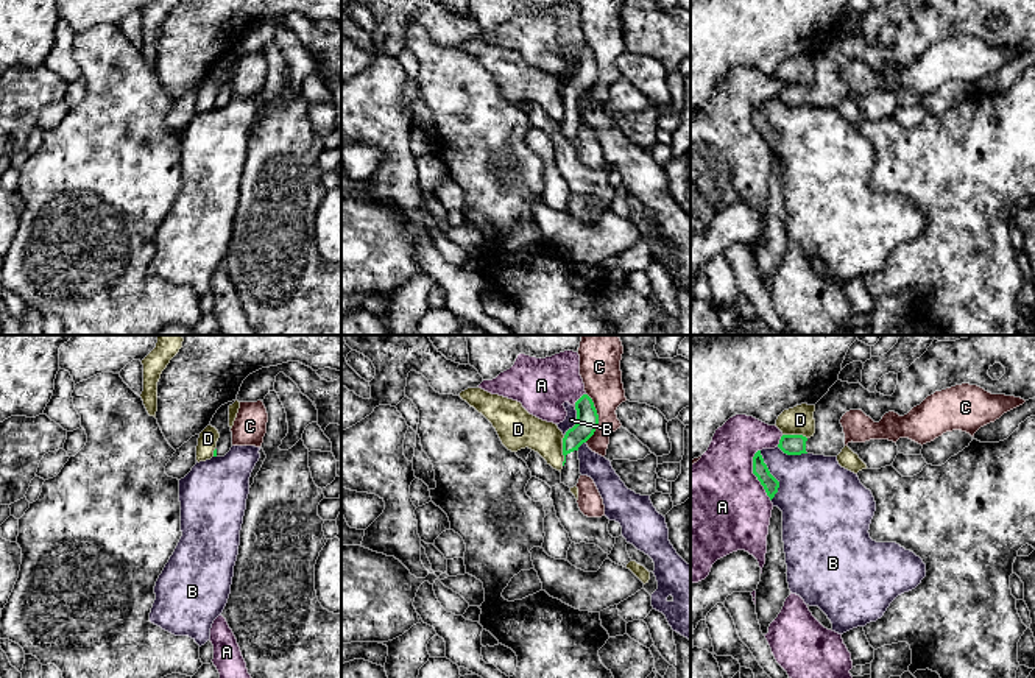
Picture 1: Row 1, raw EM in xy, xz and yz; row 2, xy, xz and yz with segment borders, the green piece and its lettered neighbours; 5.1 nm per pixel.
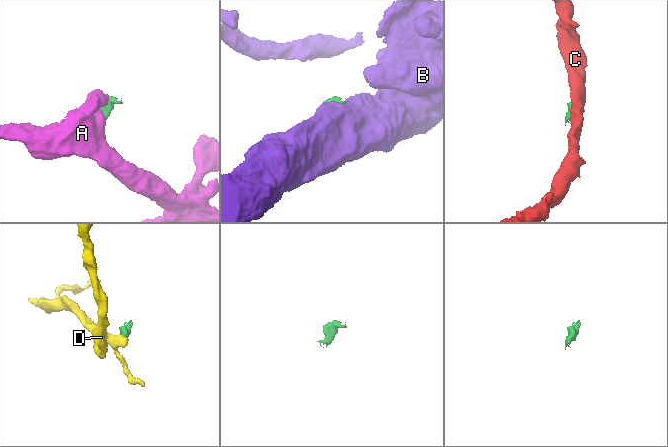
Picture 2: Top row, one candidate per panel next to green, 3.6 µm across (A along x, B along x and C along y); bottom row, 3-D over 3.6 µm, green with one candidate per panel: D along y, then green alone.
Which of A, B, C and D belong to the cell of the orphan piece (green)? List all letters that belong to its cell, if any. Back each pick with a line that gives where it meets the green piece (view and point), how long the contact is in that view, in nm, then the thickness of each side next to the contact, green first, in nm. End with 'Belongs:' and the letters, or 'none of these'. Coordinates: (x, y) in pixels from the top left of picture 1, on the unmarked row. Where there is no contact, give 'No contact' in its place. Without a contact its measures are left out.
Belongs: none of these

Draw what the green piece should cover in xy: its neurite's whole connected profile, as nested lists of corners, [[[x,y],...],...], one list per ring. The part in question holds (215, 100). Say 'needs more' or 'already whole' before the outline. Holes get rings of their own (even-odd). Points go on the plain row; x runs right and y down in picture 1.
needs more; [[[235,51],[221,56],[209,75],[209,76],[215,78],[220,84],[217,98],[214,101],[214,108],[224,108],[232,98],[232,83],[229,78],[229,58],[234,53]]]

